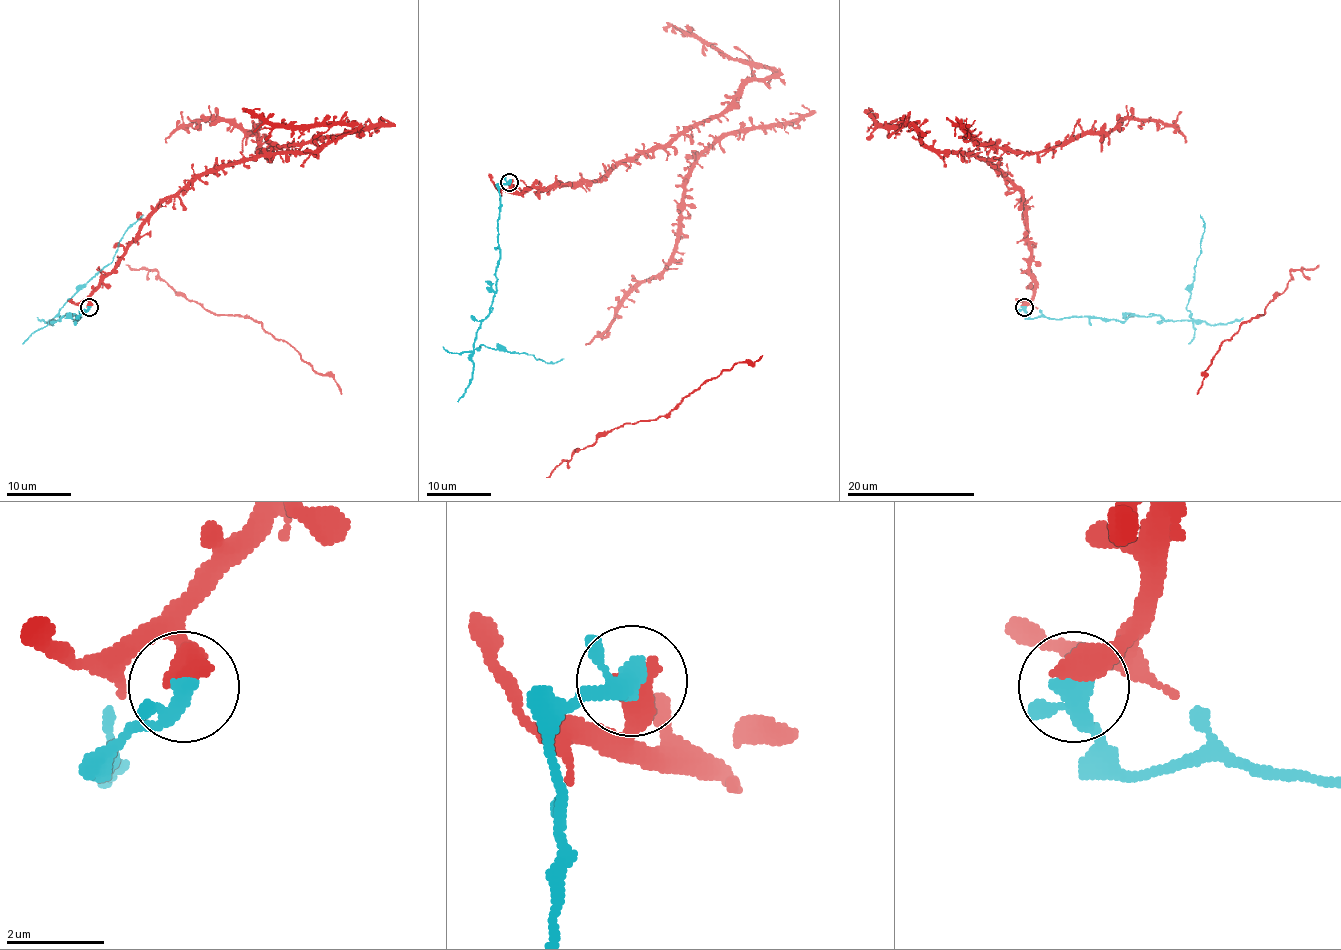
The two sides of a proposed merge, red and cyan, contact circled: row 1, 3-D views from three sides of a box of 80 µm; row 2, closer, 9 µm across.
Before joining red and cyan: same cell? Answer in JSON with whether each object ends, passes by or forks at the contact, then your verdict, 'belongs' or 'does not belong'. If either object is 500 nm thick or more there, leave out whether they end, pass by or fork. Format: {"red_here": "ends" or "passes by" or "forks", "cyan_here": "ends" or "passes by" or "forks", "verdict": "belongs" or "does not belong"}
{"verdict": "does not belong"}

